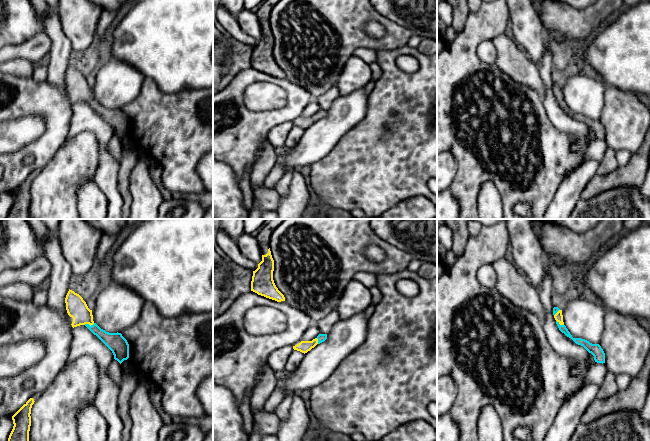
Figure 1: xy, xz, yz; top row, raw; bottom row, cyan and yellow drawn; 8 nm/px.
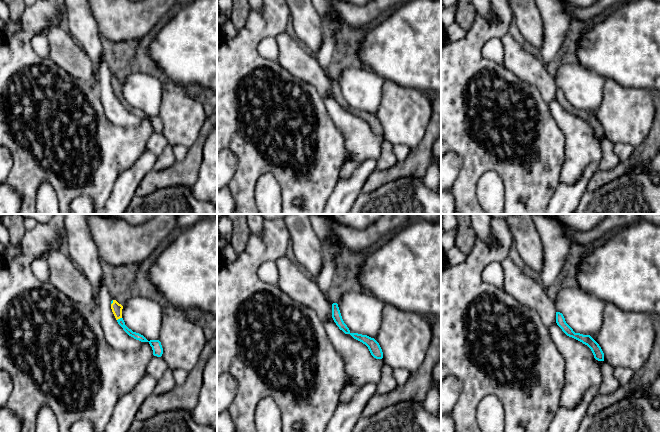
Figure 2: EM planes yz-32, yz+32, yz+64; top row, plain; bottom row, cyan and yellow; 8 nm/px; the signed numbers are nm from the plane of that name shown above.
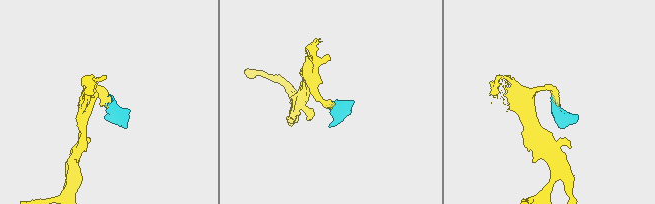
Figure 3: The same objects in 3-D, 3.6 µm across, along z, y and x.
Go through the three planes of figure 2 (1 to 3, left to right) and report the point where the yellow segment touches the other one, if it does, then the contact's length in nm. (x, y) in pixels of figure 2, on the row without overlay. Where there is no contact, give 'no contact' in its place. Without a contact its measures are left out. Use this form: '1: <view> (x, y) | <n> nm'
1: yz-32 (120, 94) | 50 nm
2: no contact
3: no contact

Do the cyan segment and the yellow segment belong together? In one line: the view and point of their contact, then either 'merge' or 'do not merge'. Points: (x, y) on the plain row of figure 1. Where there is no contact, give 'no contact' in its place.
contact xy (89, 101); merge

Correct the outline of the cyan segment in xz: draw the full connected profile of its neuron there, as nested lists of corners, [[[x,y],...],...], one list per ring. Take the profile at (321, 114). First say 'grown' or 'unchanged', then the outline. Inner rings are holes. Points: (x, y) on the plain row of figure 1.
grown | [[[319,110],[312,117],[301,117],[299,120],[293,122],[293,125],[305,130],[308,127],[310,127],[312,124],[314,124],[317,120],[324,118],[326,115],[327,115],[327,110]]]

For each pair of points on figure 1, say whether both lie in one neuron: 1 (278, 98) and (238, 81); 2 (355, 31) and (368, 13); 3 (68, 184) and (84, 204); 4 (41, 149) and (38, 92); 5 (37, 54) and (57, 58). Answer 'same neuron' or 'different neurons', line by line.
1: different neurons
2: same neuron
3: different neurons
4: same neuron
5: different neurons

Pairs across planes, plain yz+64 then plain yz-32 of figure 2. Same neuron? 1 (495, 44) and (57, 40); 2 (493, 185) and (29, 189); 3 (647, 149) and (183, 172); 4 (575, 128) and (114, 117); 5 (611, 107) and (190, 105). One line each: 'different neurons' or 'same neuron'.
1: different neurons
2: different neurons
3: same neuron
4: same neuron
5: same neuron

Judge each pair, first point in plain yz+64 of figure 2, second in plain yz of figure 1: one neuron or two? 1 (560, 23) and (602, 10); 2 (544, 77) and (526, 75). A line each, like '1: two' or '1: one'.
1: two
2: one

